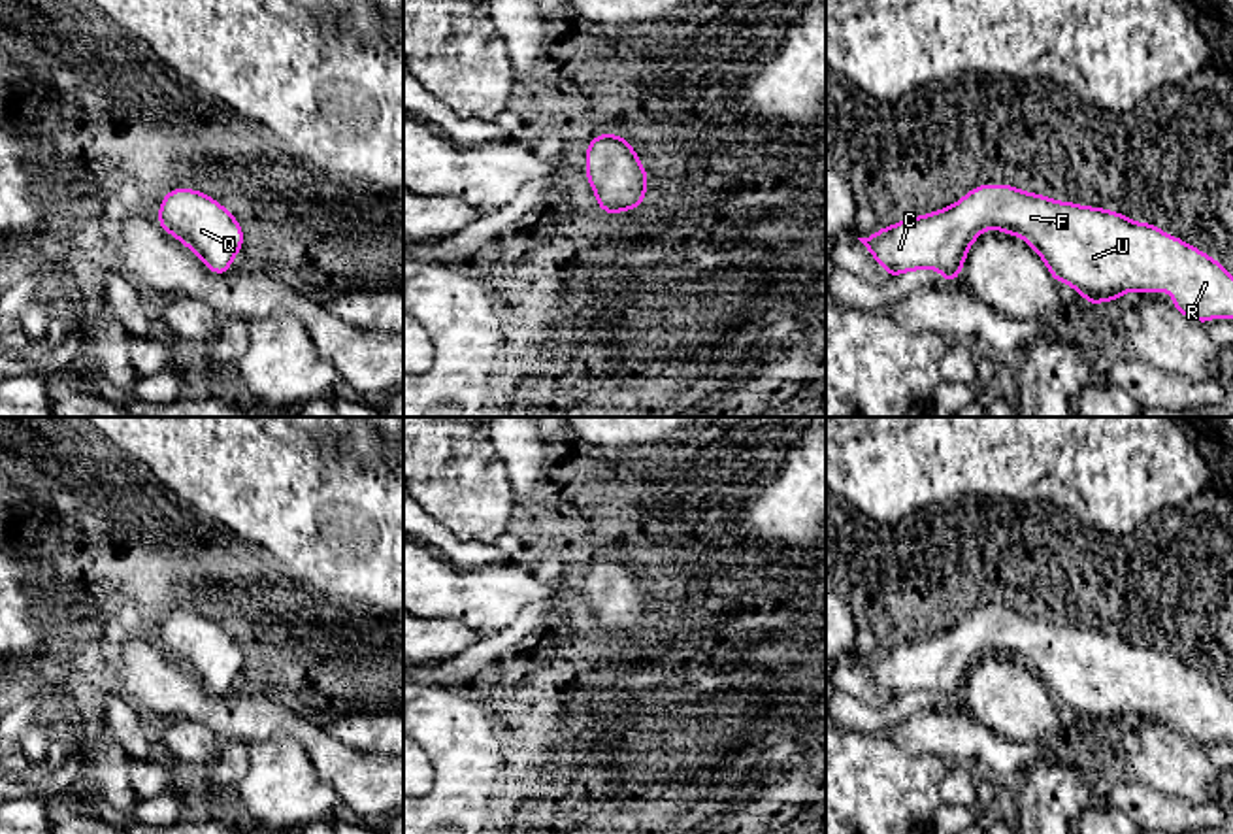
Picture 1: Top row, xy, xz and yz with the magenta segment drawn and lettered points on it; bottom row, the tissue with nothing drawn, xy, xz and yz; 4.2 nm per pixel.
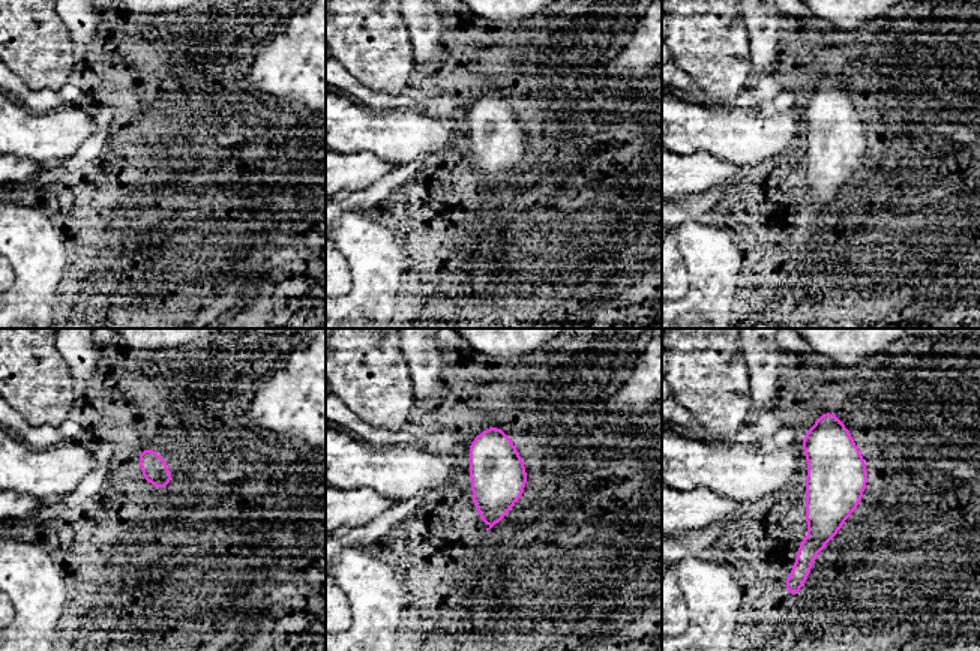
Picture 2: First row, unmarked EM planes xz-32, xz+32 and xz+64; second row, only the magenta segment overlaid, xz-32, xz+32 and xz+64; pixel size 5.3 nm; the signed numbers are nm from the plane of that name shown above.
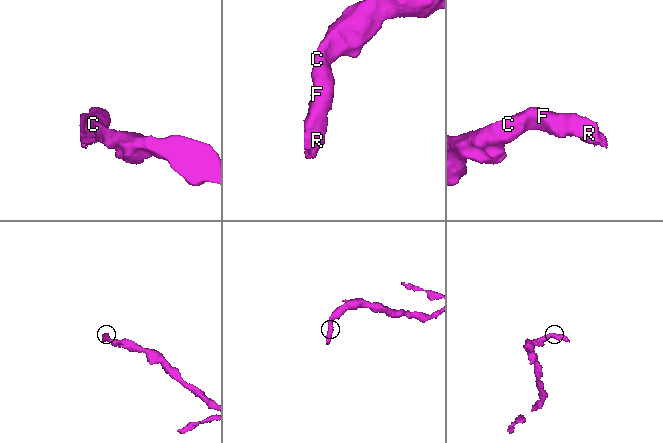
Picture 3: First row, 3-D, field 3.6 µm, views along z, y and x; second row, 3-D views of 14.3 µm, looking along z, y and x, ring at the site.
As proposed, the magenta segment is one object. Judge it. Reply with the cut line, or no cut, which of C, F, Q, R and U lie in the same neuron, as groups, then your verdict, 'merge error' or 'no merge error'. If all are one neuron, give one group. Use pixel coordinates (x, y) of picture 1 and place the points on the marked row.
no cut | C F Q R U | no merge error

